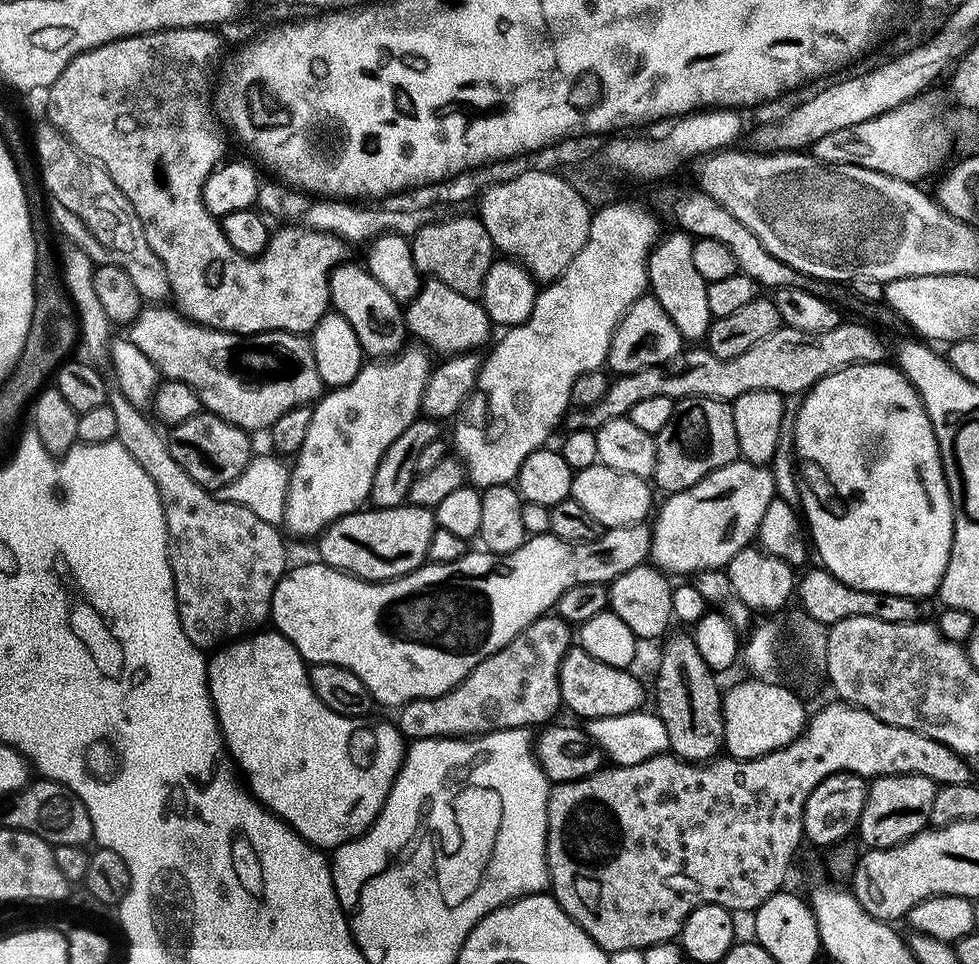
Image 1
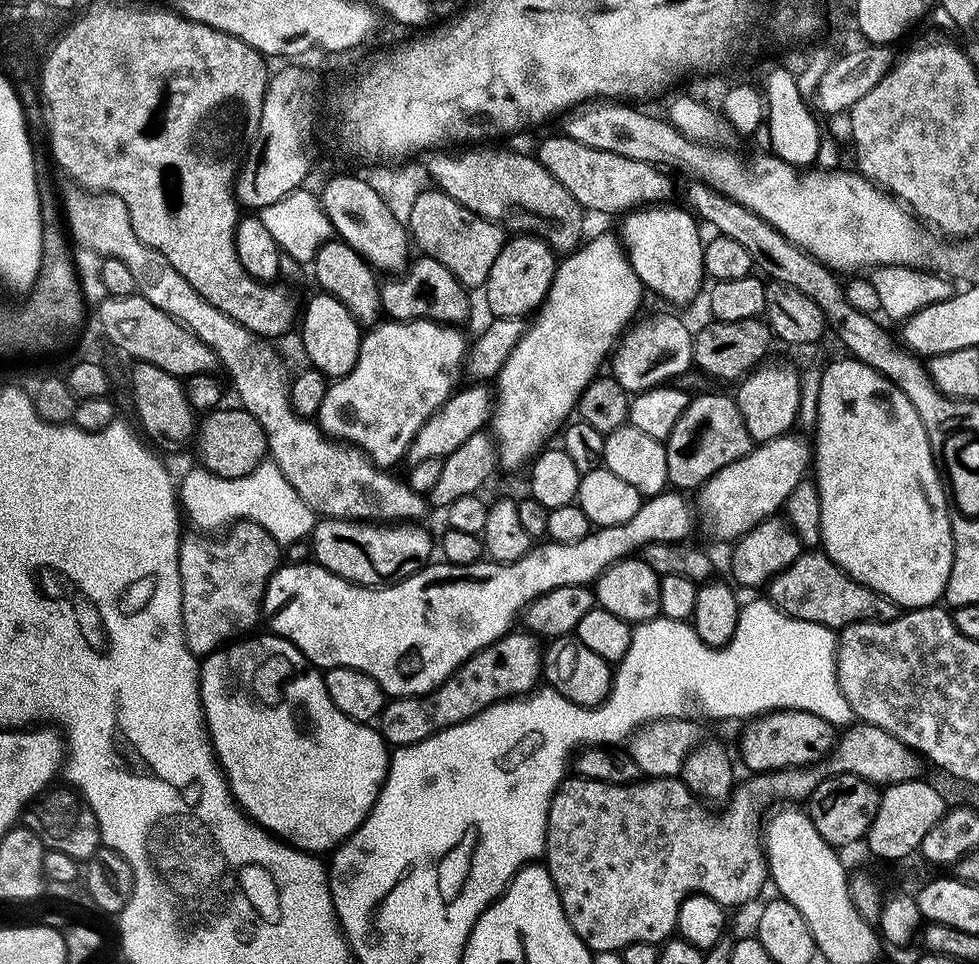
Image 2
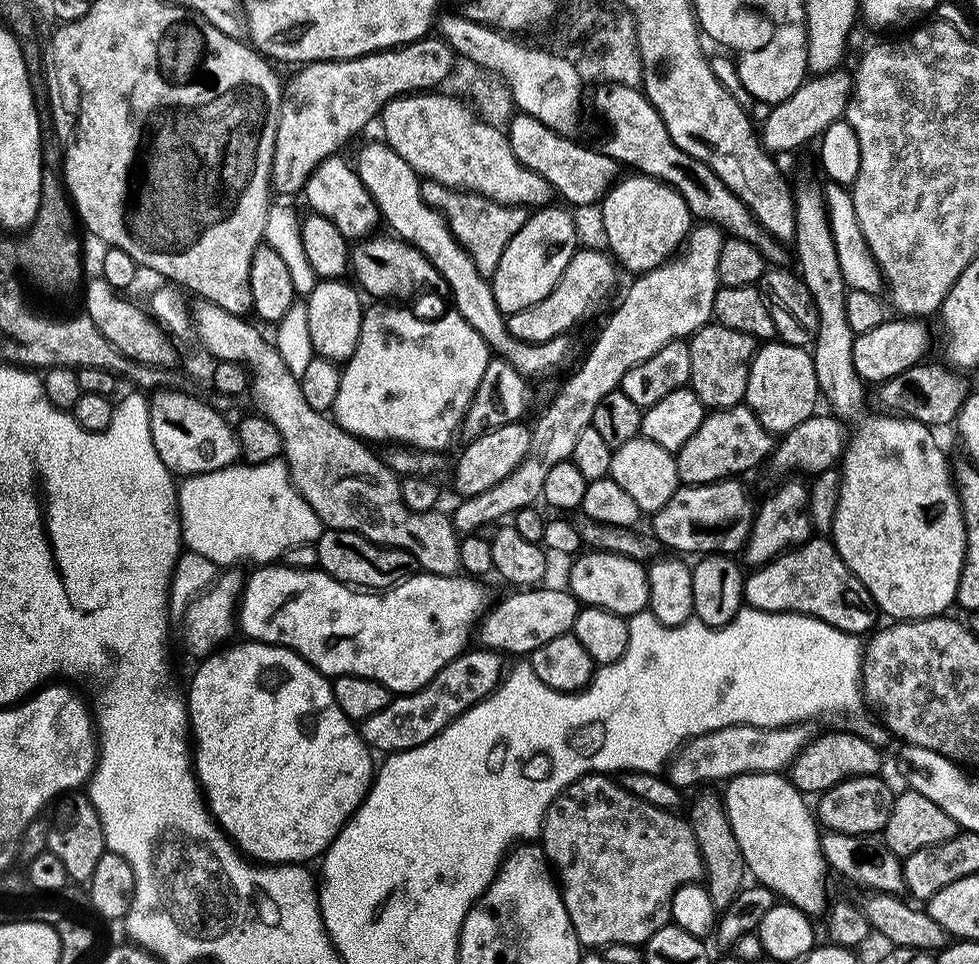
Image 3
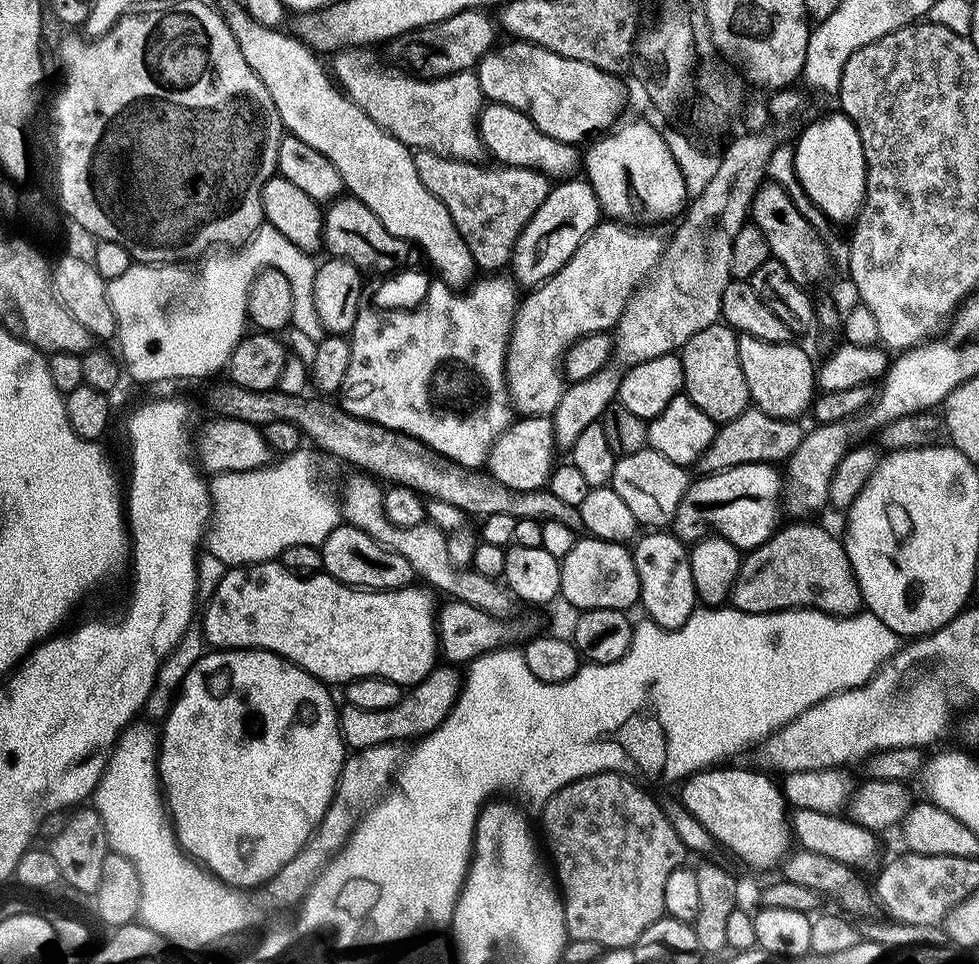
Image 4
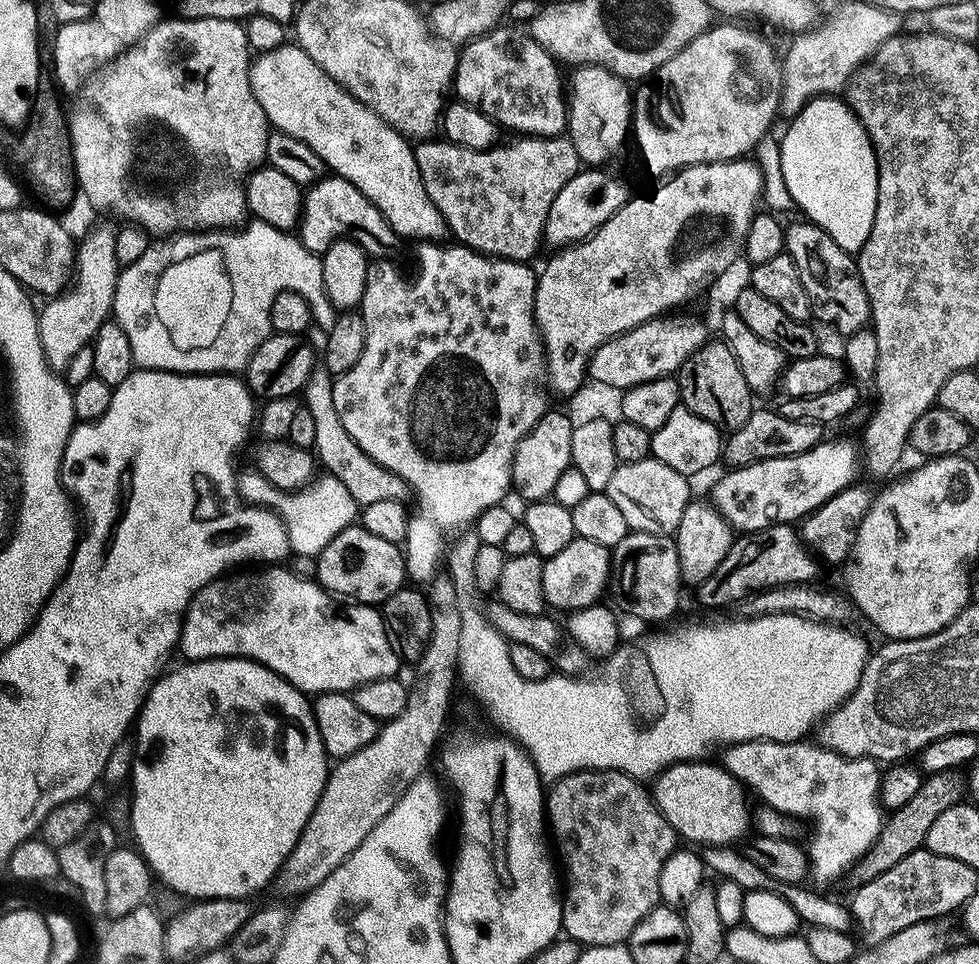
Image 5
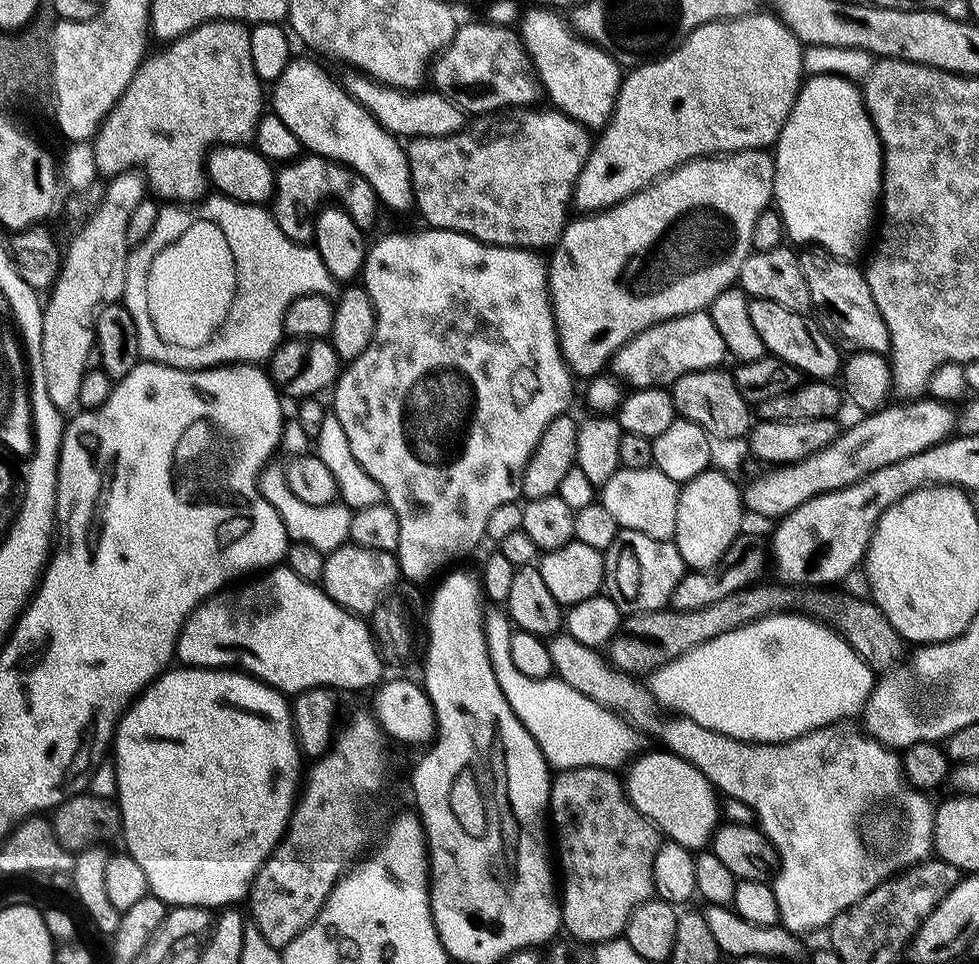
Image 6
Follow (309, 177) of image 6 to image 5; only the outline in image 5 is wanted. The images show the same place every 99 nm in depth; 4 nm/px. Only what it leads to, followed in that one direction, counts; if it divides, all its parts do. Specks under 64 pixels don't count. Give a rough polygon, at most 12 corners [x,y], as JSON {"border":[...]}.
{"border":[[324,174],[303,193],[298,239],[322,254],[354,241],[393,255],[384,215],[346,178]]}

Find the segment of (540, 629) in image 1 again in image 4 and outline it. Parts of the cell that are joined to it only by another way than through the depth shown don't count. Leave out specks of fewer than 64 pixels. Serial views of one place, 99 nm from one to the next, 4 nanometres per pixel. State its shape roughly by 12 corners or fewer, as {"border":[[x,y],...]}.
{"border":[[444,662],[386,710],[345,703],[344,743],[419,741],[448,717],[461,669]]}

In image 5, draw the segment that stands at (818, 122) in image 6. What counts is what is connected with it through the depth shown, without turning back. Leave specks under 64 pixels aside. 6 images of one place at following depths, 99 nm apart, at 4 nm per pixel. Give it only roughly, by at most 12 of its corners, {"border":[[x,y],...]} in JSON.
{"border":[[813,96],[779,141],[793,205],[842,250],[870,238],[878,166],[843,99]]}

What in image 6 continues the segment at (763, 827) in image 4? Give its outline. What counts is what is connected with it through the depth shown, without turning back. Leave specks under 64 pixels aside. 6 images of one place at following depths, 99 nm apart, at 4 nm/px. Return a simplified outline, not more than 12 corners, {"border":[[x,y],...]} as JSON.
{"border":[[670,751],[627,765],[627,798],[671,843],[722,820],[702,770]]}

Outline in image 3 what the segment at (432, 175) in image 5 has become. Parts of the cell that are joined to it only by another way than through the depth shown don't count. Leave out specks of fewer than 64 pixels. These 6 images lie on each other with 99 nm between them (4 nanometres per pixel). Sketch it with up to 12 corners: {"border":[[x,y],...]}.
{"border":[[427,178],[422,198],[492,277],[530,215]]}

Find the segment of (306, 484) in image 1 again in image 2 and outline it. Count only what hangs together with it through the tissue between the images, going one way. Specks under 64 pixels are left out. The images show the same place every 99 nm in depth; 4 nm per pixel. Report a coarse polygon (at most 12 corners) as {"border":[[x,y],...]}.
{"border":[[369,327],[321,432],[381,470],[454,392],[460,331]]}

